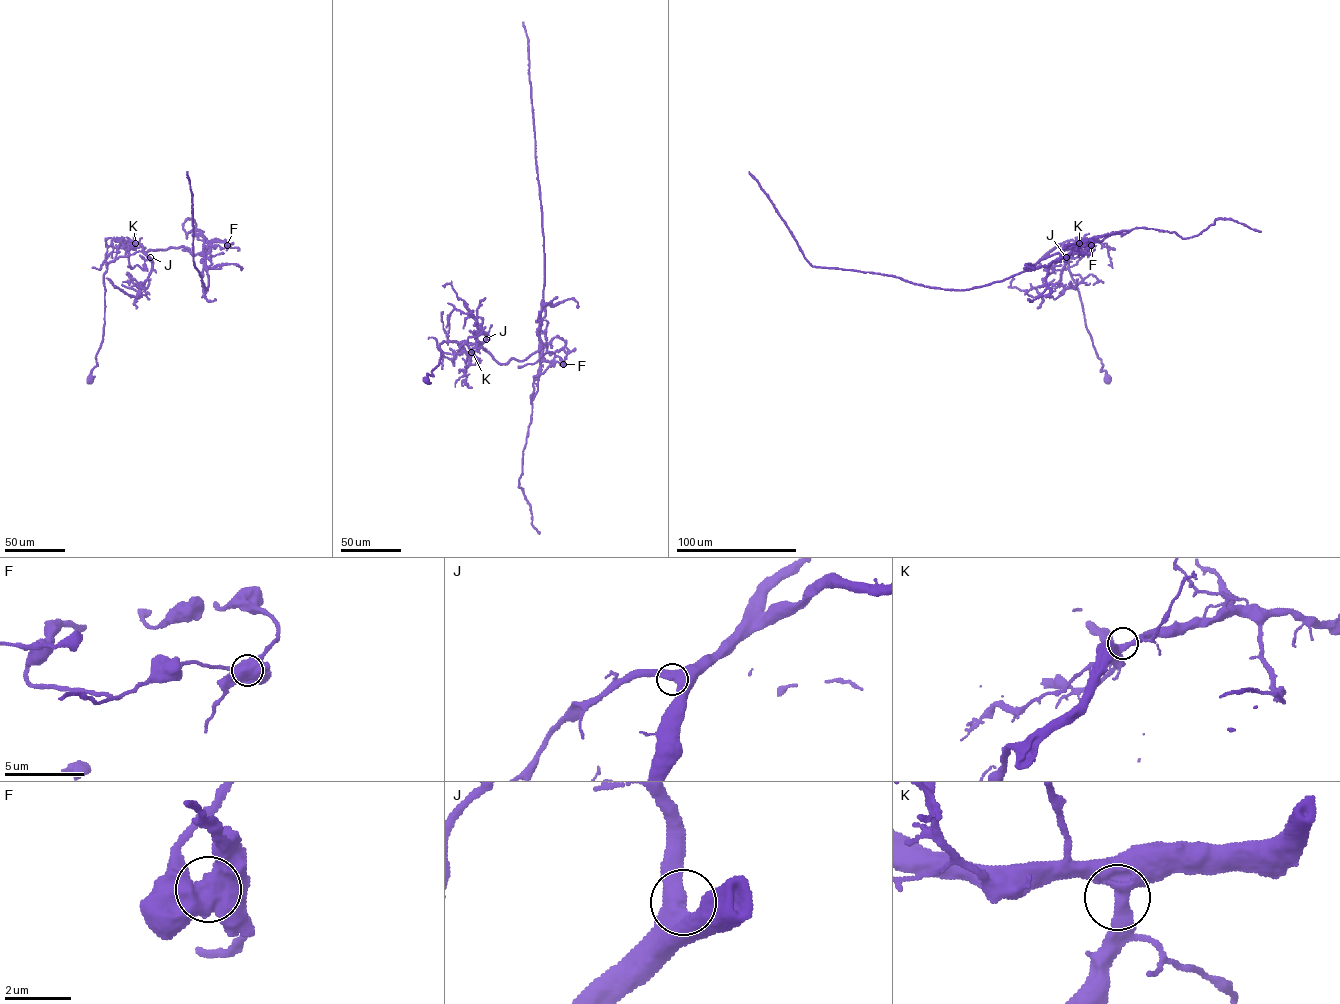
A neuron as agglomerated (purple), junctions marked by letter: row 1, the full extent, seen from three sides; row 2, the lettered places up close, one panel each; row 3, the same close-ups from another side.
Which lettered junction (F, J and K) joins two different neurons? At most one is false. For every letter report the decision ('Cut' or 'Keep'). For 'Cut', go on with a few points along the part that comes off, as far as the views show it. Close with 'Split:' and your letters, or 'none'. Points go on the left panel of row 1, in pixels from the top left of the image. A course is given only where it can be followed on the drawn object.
F: Cut. Course of the part to remove: (227, 245), (226, 241), (204, 240), (207, 290), (194, 262), (192, 196), (187, 171)
J: Keep
K: Keep
Split: F

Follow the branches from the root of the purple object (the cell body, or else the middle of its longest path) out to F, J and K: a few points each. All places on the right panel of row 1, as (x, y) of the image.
F: (1107, 379), (1068, 267), (1071, 251), (1091, 249), (1072, 254), (1079, 242), (1092, 241), (1091, 245)
J: (1107, 379), (1106, 371), (1101, 370), (1103, 364), (1087, 328), (1078, 290), (1069, 270), (1071, 251), (1066, 257)
K: (1107, 379), (1106, 371), (1101, 370), (1103, 364), (1087, 328), (1078, 290), (1069, 270), (1068, 255), (1079, 243)

